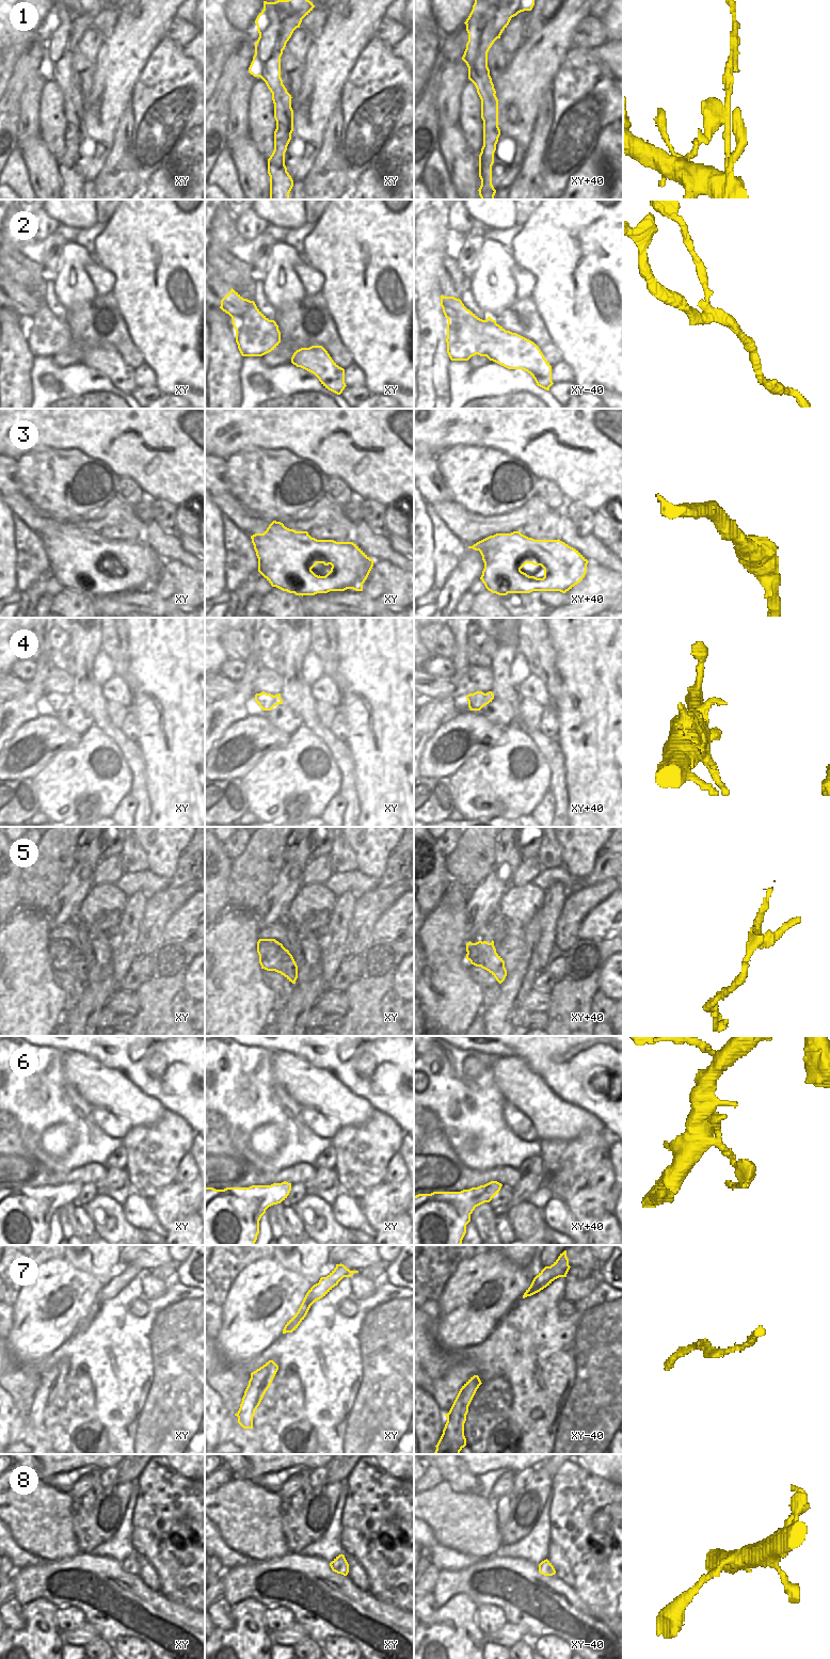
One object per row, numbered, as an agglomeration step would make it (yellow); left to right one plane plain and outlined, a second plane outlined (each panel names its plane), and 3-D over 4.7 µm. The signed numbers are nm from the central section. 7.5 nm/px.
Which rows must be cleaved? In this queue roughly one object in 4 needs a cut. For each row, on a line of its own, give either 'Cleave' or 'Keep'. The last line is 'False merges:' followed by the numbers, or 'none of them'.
1: Cleave
2: Keep
3: Keep
4: Cleave
5: Cleave
6: Keep
7: Keep
8: Keep
False merges: 1, 4, 5.

